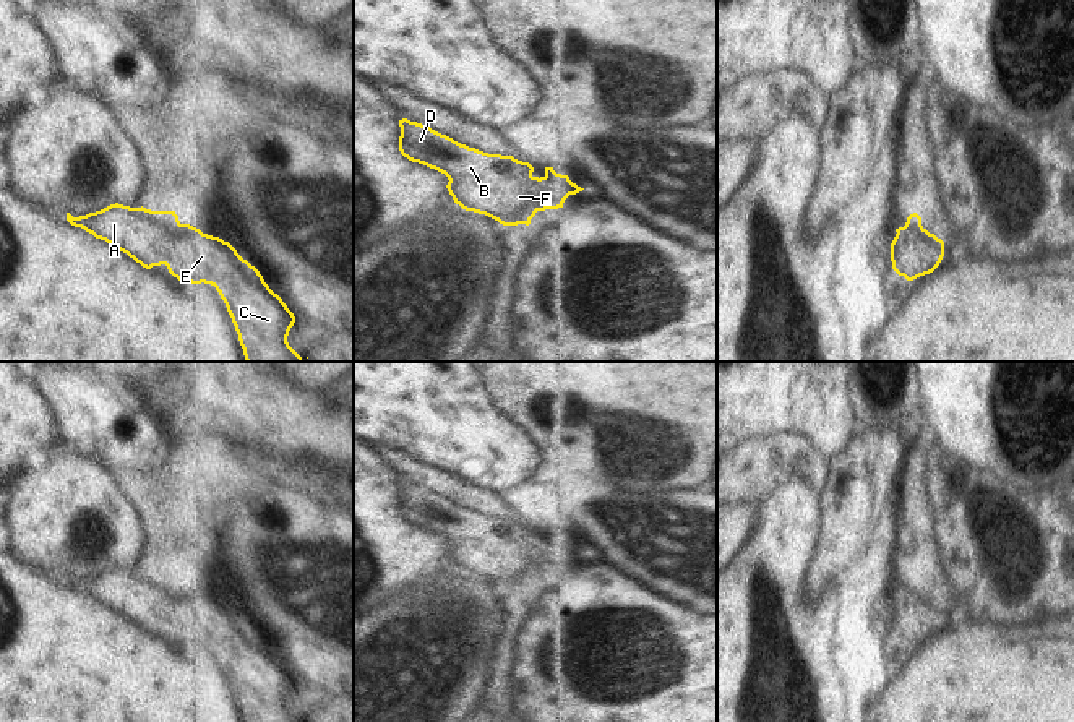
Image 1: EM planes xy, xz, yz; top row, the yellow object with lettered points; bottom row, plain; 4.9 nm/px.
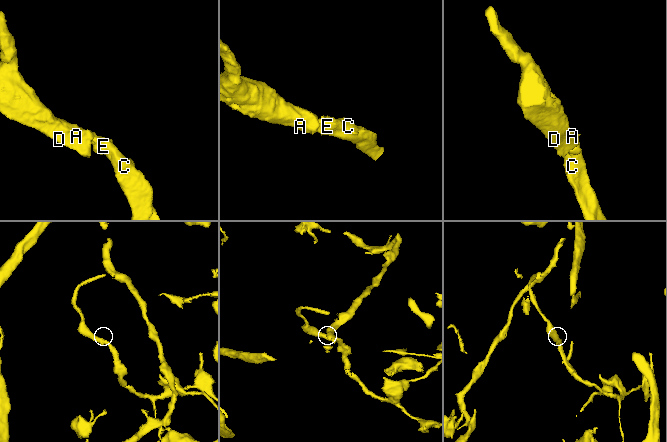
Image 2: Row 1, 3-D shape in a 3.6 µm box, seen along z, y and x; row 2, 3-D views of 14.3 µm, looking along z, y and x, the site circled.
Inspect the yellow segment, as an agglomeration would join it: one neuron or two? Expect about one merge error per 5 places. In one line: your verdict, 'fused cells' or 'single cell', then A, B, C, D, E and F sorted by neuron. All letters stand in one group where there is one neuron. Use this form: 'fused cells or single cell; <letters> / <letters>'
single cell; A B C D E F

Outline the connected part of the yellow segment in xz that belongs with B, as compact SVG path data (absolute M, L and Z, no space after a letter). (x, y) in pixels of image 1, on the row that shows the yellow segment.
M407 118L399 120L399 127L404 157L445 174L456 204L503 226L529 226L537 211L563 208L569 195L584 190L553 167L545 167L545 175L539 178L529 162L513 156L469 148Z

